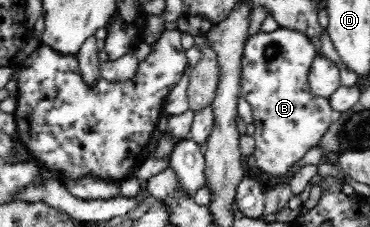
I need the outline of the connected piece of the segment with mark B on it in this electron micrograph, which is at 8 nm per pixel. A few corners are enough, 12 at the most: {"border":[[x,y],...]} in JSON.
{"border":[[278,27],[248,37],[253,156],[286,176],[336,119],[311,93],[318,52]]}

